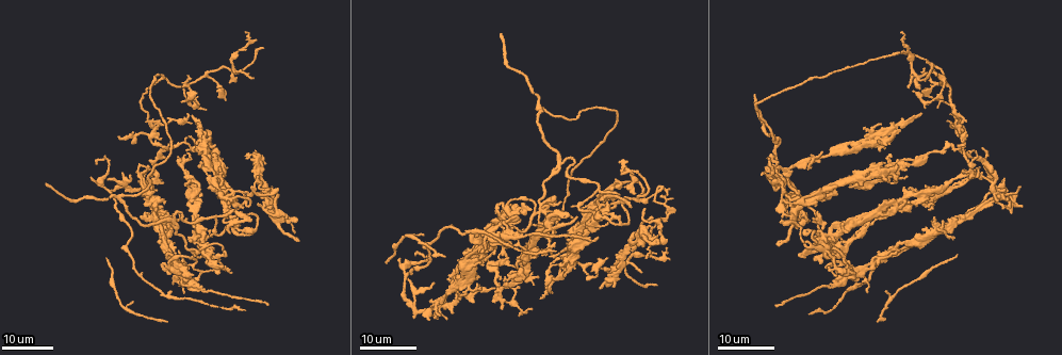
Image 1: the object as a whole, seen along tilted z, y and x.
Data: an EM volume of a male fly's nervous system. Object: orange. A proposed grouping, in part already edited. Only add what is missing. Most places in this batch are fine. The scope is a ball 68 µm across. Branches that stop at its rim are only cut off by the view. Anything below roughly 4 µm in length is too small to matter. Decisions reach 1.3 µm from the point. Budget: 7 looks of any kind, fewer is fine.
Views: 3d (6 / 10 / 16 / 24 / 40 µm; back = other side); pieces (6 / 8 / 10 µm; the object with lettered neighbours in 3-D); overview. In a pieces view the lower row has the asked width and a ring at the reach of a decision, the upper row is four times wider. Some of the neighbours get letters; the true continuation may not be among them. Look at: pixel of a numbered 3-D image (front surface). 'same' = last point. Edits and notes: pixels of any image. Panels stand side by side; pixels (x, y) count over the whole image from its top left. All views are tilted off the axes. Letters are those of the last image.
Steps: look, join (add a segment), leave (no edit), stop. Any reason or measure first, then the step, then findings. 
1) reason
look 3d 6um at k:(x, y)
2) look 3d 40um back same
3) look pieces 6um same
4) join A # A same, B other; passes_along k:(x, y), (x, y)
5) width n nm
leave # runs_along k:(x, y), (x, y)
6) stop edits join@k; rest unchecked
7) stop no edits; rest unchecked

an open end
look 3d 16um at 1:(576, 216)

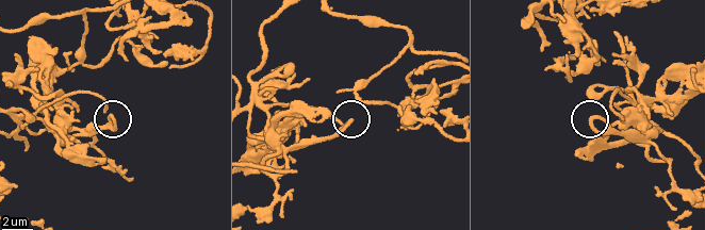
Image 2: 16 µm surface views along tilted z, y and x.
what lies round it
look pieces 10um at 2:(591, 120)

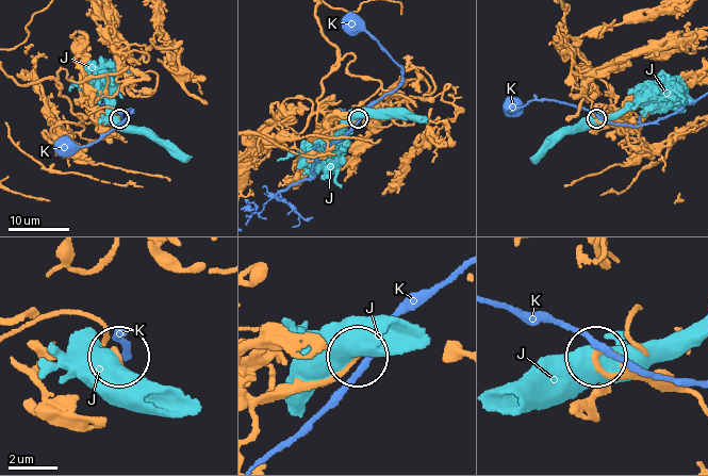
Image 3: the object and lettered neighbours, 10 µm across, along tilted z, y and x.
leave # J other, K other; runs_along 3:(696, 395), (597, 358); none of them fits

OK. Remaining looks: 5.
thin end
look 3d 24um at 1:(932, 202)

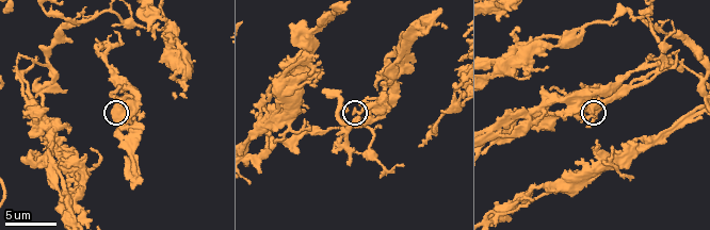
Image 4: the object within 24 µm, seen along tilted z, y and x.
look 3d 6um at 4:(592, 114)

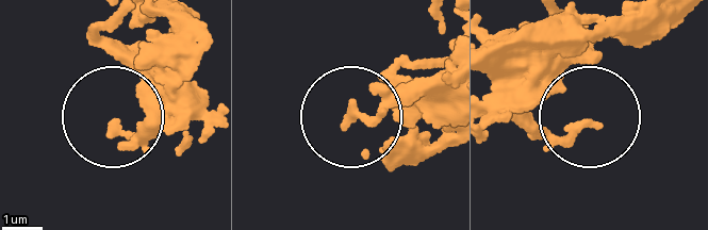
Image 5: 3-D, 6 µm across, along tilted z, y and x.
see the neighbours
look pieces 6um at 5:(113, 124)

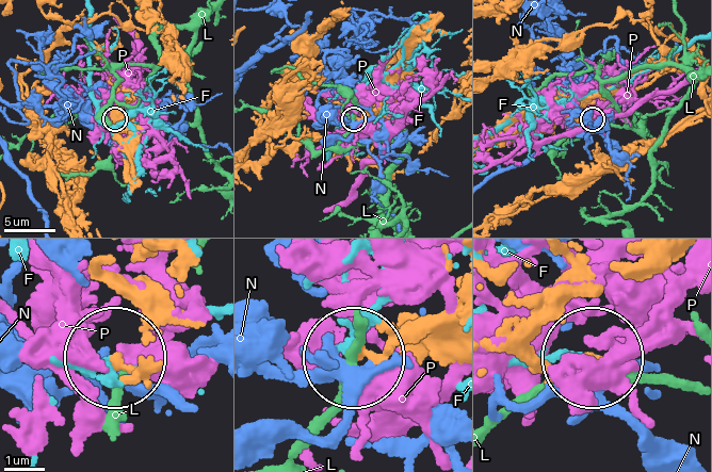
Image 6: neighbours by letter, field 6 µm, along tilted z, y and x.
leave # F other, L other, N other, P other; none of them fits

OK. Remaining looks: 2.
look 3d 24um at 1:(434, 284)

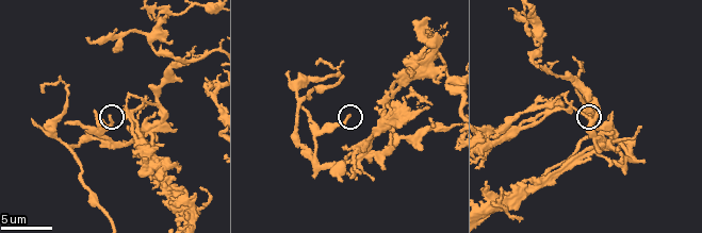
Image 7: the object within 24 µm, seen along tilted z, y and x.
look pieces 10um at 7:(108, 116)

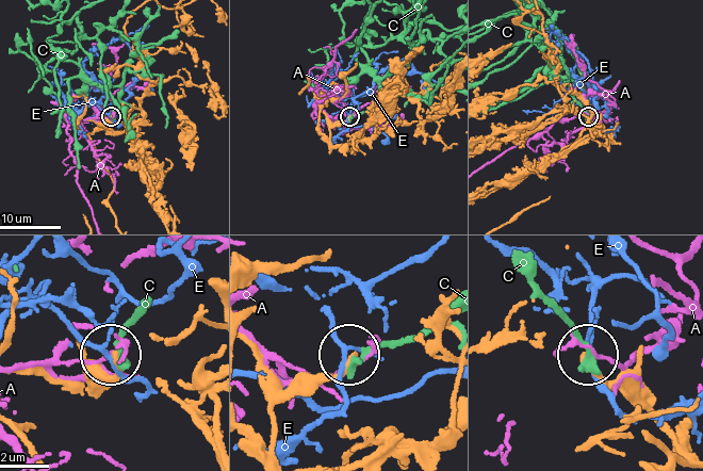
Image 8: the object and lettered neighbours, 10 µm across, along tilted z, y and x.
width 210 nm
leave # A other, C other, E other; runs_along 8:(275, 452), (271, 409), (341, 370), (352, 354); no lettered segment goes on from it

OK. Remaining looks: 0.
stop no edits; rest unchecked

